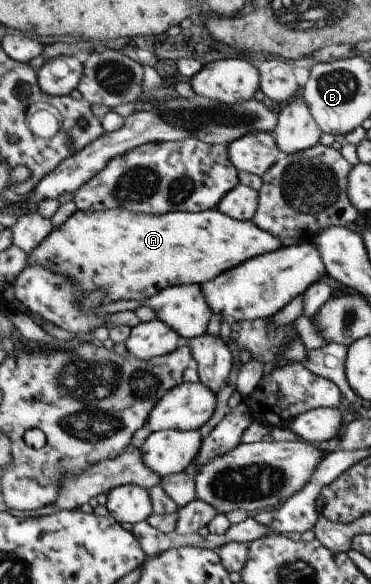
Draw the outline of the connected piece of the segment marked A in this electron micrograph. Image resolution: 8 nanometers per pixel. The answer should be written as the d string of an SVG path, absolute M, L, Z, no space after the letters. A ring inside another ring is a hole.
M116 208L116 210L79 210L76 209L74 213L58 228L54 228L53 231L42 241L42 244L32 250L29 255L28 266L34 266L34 264L40 264L40 266L48 266L52 272L56 274L66 274L72 282L76 282L84 294L90 294L96 289L102 289L106 293L104 302L116 302L118 300L136 300L142 301L144 299L152 298L160 294L164 289L170 286L184 285L184 284L202 284L206 281L211 281L212 278L218 276L220 273L226 273L228 269L234 269L235 266L242 265L244 261L248 261L251 258L266 254L268 252L274 252L281 248L282 244L278 238L274 238L272 234L260 230L255 223L250 221L241 221L240 219L234 219L226 214L222 214L218 209L210 209L193 213L192 211L172 211L168 214L153 215L148 213L135 213L124 208Z

